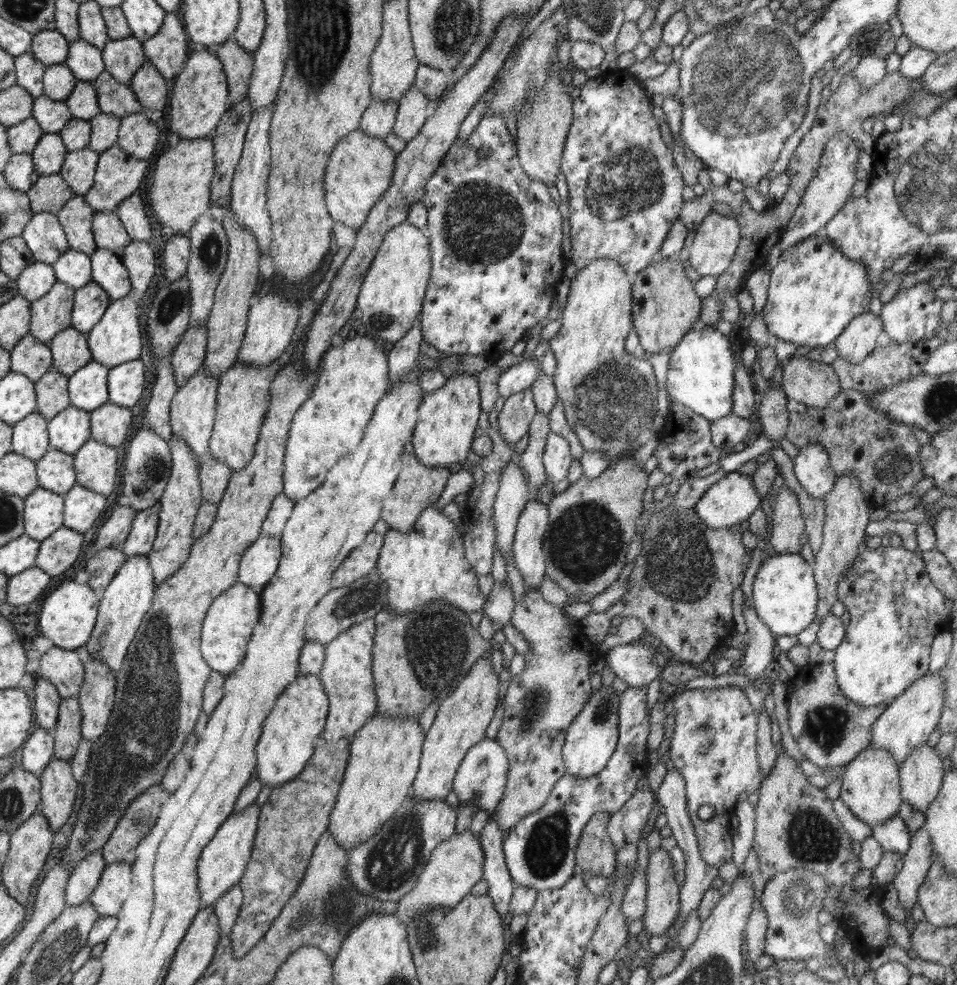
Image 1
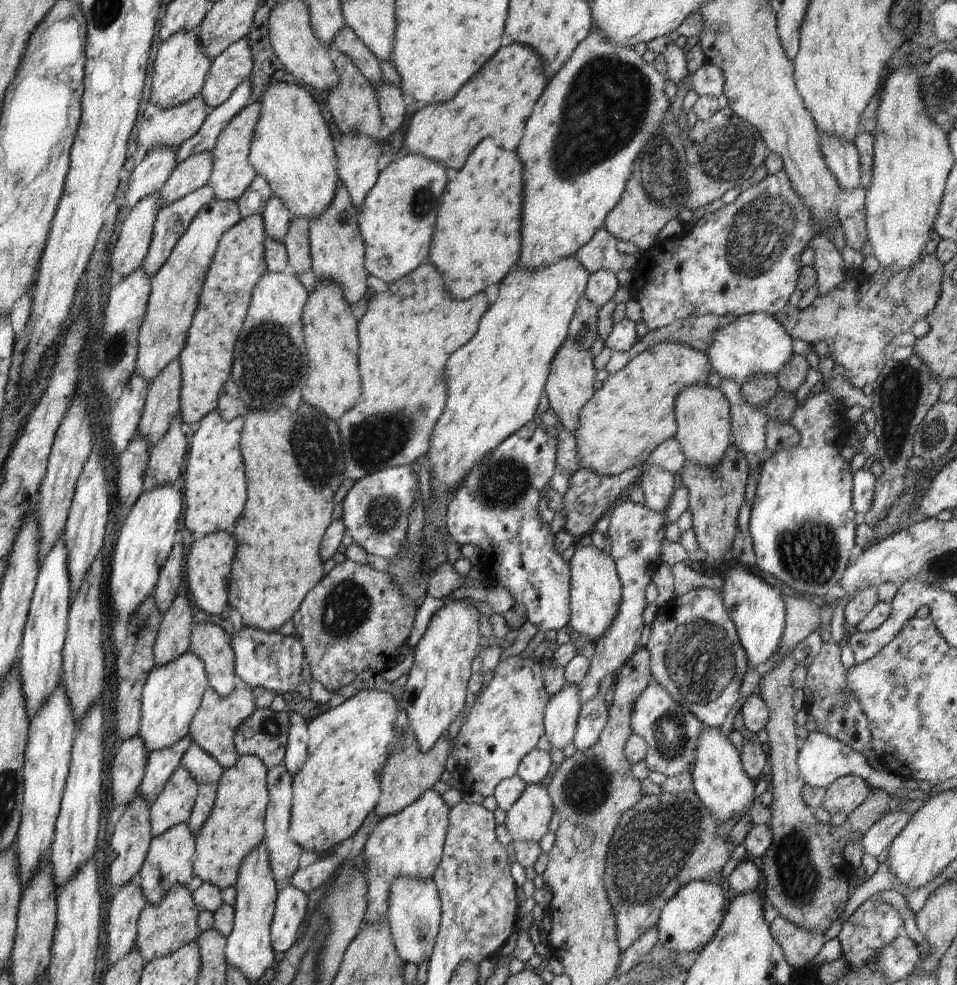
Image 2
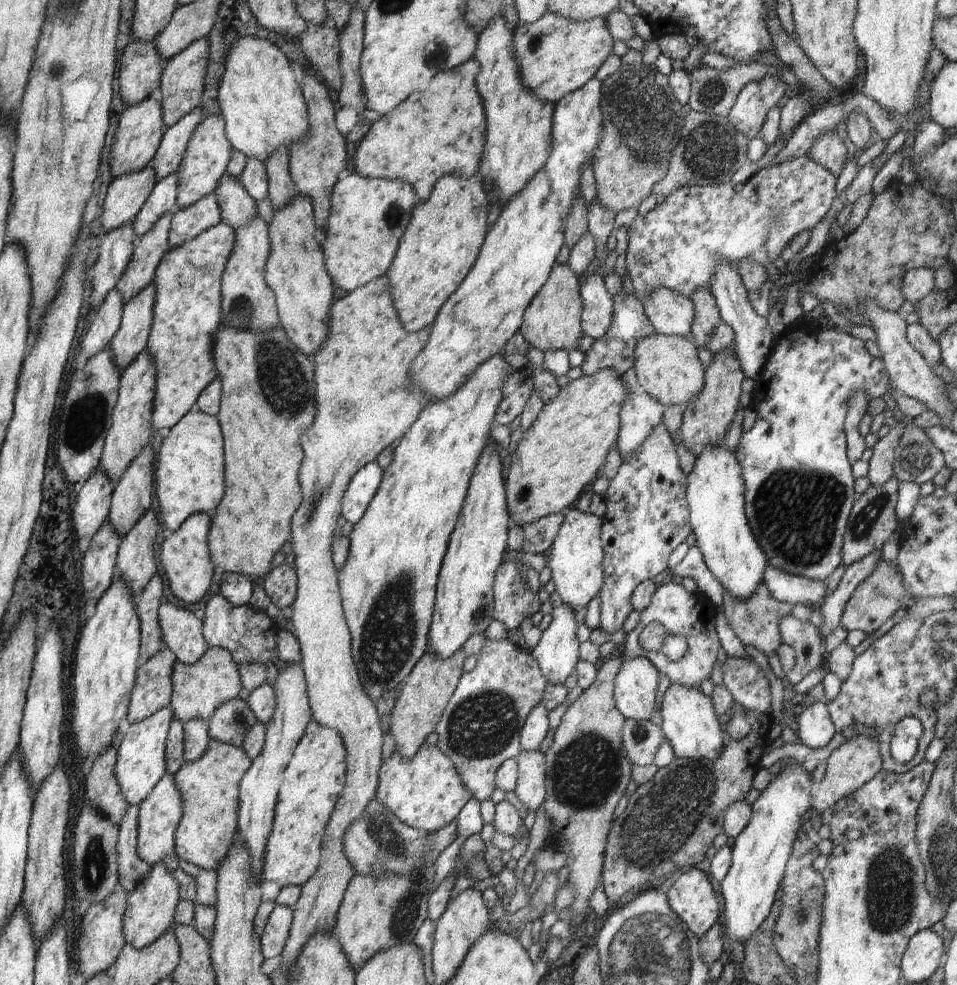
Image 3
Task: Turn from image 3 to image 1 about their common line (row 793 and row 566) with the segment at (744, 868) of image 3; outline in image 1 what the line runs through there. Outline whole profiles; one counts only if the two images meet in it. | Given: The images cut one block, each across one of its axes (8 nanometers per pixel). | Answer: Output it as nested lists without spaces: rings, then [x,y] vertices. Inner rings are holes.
[[[799,554],[768,557],[755,576],[752,595],[756,615],[774,636],[797,636],[817,616],[818,587],[813,568]]]

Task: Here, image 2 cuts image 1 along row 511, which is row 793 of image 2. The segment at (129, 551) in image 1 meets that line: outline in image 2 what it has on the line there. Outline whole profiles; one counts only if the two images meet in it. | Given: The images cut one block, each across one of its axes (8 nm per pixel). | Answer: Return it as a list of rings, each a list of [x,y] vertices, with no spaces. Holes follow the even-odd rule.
[[[191,735],[177,741],[173,746],[164,749],[154,750],[148,754],[145,776],[140,784],[138,792],[152,804],[156,798],[162,793],[164,786],[181,766],[182,758],[193,744]]]

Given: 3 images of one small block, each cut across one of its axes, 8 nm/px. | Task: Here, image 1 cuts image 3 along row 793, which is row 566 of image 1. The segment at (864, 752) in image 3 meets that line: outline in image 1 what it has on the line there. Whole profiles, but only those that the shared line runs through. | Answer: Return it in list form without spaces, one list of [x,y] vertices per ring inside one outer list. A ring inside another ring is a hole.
[[[854,474],[837,476],[837,480],[825,502],[825,524],[823,527],[823,544],[815,555],[816,562],[812,566],[816,587],[818,587],[818,606],[816,618],[823,619],[830,613],[830,608],[838,600],[838,584],[844,573],[853,568],[855,559],[866,548],[866,527],[871,522],[870,504],[859,490]]]

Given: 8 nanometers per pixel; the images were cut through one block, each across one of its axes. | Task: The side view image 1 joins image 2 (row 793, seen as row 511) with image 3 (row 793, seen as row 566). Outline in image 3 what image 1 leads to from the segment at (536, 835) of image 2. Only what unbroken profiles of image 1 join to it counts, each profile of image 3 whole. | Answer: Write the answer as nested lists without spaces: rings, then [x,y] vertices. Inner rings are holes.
[[[521,750],[517,760],[517,785],[515,792],[527,812],[535,811],[542,806],[546,795],[545,754],[539,750]]]

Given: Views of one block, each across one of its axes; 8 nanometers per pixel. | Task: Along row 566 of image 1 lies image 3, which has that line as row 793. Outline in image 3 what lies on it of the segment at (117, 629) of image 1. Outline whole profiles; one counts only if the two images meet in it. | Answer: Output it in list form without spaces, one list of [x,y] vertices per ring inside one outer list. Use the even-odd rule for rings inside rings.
[[[168,706],[143,721],[124,724],[123,731],[119,732],[119,746],[114,774],[120,785],[120,792],[124,800],[127,800],[128,806],[139,806],[143,800],[150,796],[152,789],[167,773],[165,742],[173,716],[171,706]]]

